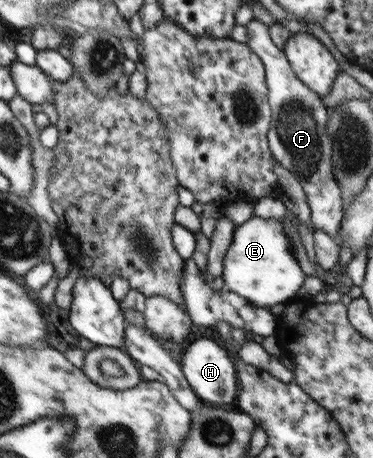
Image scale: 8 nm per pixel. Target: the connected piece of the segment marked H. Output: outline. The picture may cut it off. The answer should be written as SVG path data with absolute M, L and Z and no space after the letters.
M198 338L194 340L182 355L182 372L203 402L209 401L214 407L234 403L239 388L238 374L228 350L215 339Z

